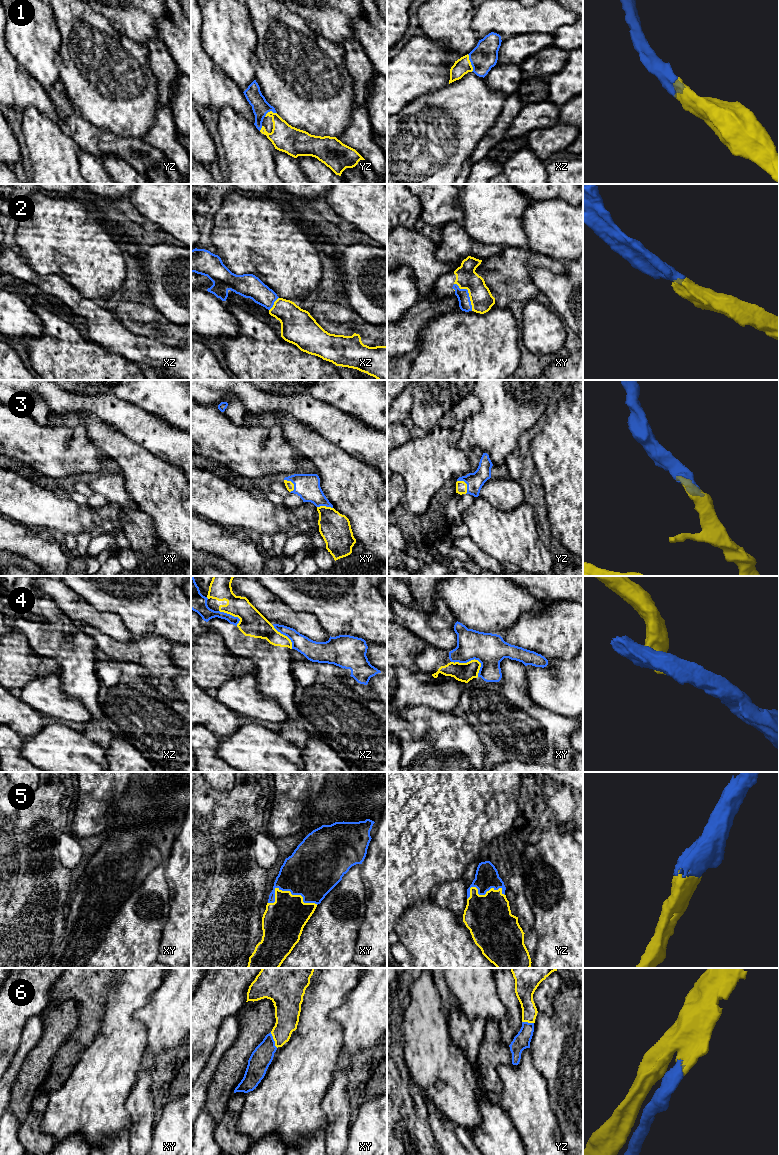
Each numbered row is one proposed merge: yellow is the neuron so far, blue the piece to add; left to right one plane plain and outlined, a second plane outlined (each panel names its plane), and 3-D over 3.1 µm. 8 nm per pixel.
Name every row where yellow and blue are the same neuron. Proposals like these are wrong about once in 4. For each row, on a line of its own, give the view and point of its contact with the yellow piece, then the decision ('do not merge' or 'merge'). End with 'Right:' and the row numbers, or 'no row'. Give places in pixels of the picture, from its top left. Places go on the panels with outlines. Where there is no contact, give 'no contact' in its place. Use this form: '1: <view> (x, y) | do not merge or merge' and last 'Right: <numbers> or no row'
1: xz (470, 63) | merge
2: xy (469, 294) | merge
3: yz (466, 484) | merge
4: xy (472, 660) | do not merge
5: xy (289, 891) | merge
6: xy (274, 1040) | merge
Right: 1, 2, 3, 5, 6

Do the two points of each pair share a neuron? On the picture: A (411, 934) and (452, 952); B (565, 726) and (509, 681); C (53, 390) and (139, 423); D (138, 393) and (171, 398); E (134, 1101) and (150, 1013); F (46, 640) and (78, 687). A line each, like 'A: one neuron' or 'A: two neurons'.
A: one neuron
B: one neuron
C: one neuron
D: one neuron
E: two neurons
F: one neuron

